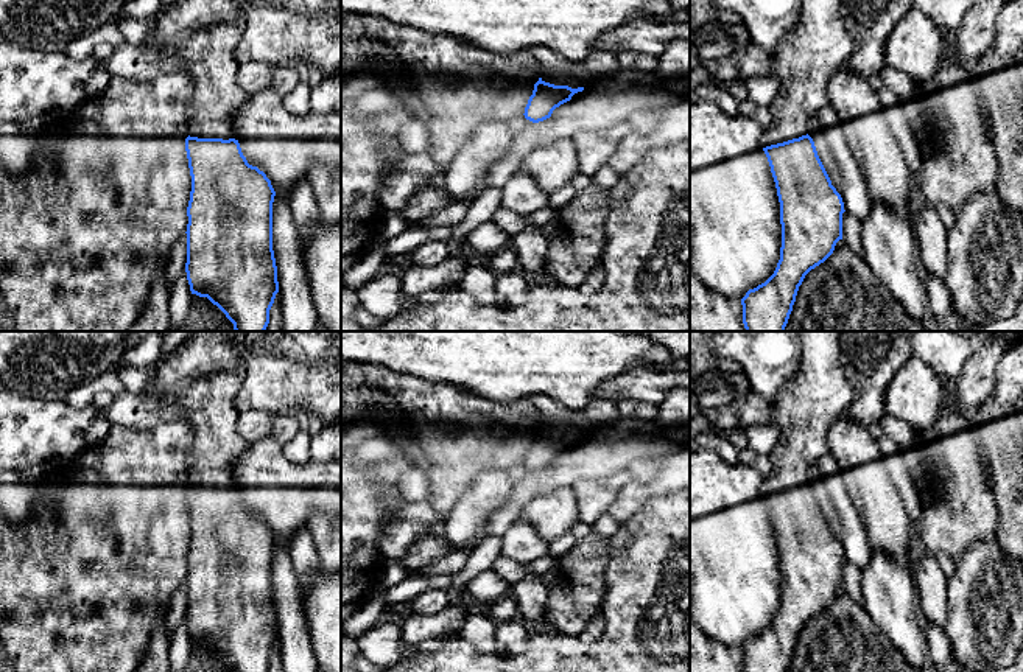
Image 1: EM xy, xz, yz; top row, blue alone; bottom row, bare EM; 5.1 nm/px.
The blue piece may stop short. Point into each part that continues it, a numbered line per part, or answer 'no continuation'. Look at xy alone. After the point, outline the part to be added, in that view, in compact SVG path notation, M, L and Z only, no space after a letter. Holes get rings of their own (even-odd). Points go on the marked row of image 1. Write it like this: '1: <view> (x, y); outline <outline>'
1: xy (207, 56); outline M244 19L216 23L196 31L182 48L162 48L163 58L181 58L193 78L193 96L188 110L188 135L198 138L238 138L235 114L249 95L238 86L238 62L234 50L240 40Z

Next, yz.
1: yz (807, 56); outline M802 0L802 5L799 22L780 39L774 51L771 75L780 81L780 90L769 106L772 120L765 128L761 149L799 138L811 131L810 120L819 109L830 104L830 76L855 53L855 44L841 20L839 0Z

